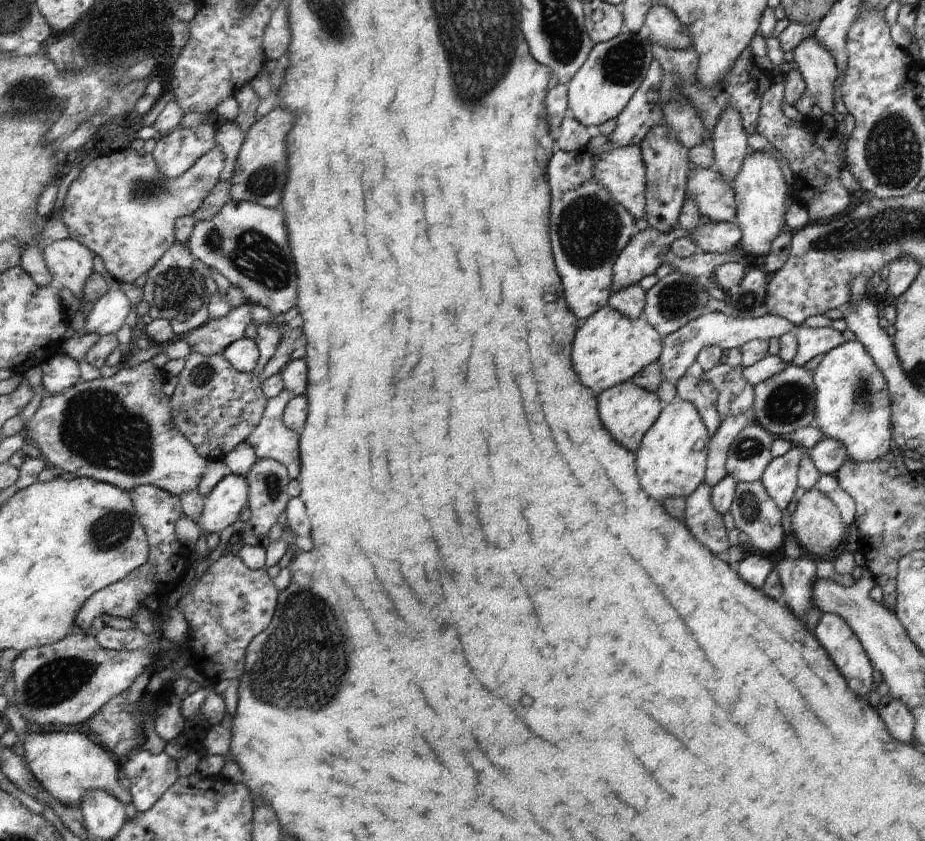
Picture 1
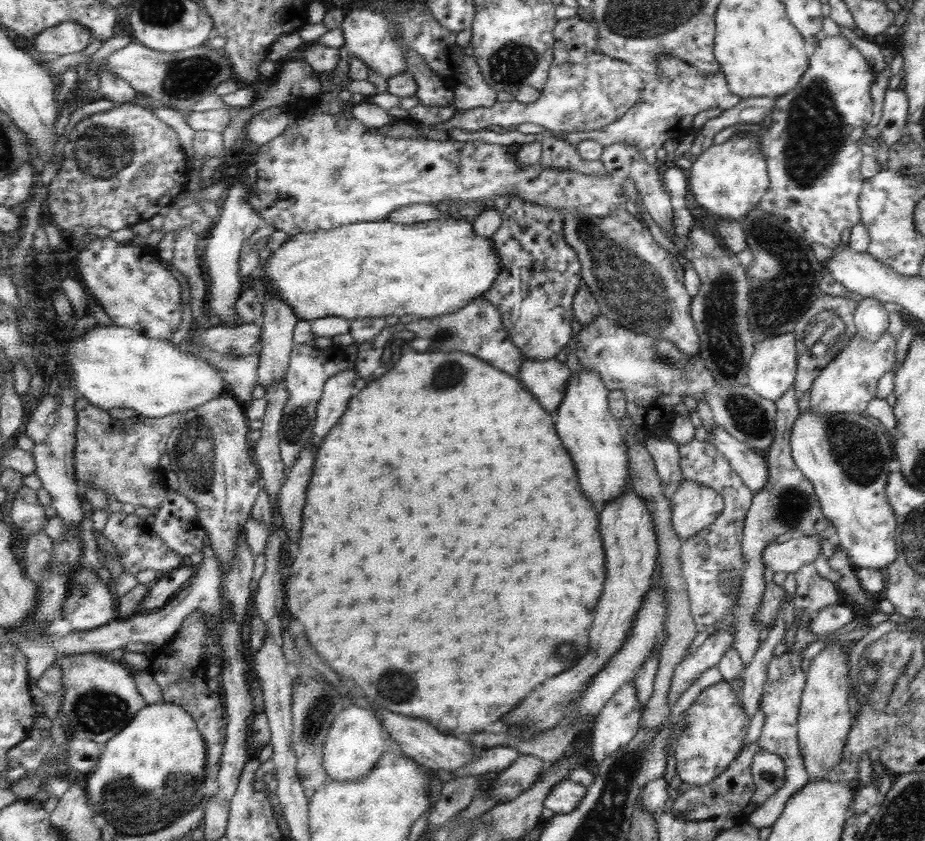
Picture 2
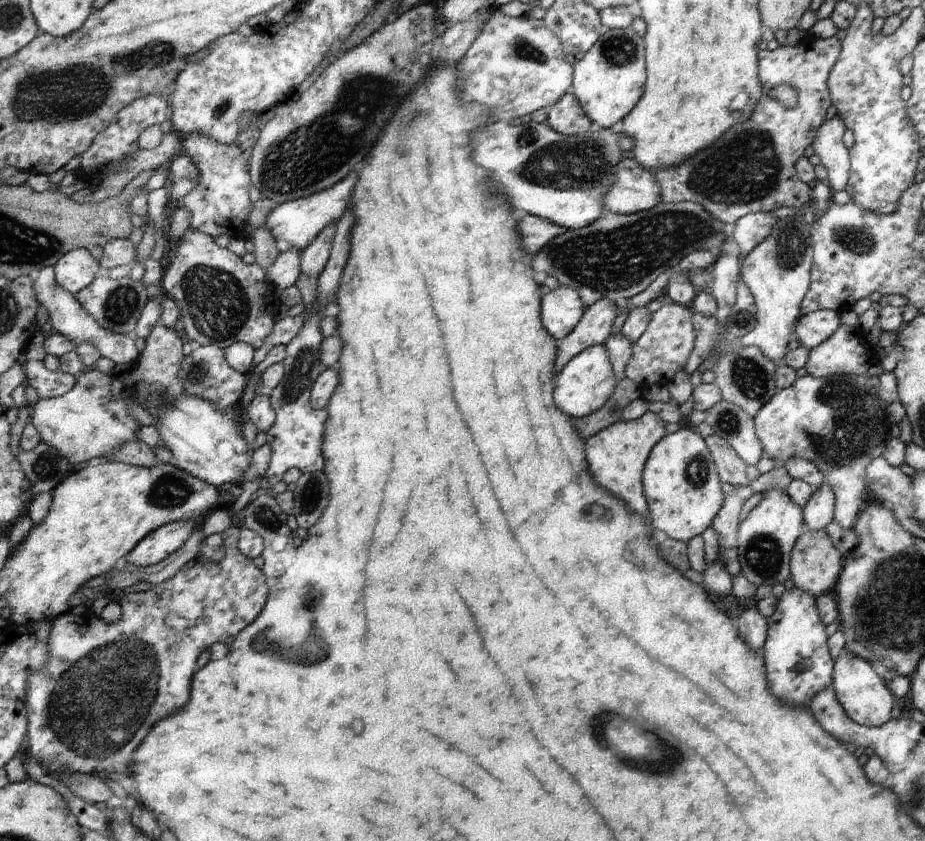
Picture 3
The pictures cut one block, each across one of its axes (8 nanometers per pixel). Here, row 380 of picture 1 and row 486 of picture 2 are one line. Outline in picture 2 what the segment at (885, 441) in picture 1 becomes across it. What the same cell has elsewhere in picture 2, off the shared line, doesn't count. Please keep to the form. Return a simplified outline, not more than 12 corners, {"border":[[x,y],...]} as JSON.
{"border":[[867,414],[791,426],[851,566],[895,562],[891,434]]}

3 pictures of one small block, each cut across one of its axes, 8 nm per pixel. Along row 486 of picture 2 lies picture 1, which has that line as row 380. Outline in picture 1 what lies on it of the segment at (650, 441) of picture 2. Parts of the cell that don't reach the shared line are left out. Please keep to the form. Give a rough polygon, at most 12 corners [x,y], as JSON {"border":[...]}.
{"border":[[703,314],[661,342],[669,384],[703,348],[723,352],[781,338],[795,326],[779,316]]}

